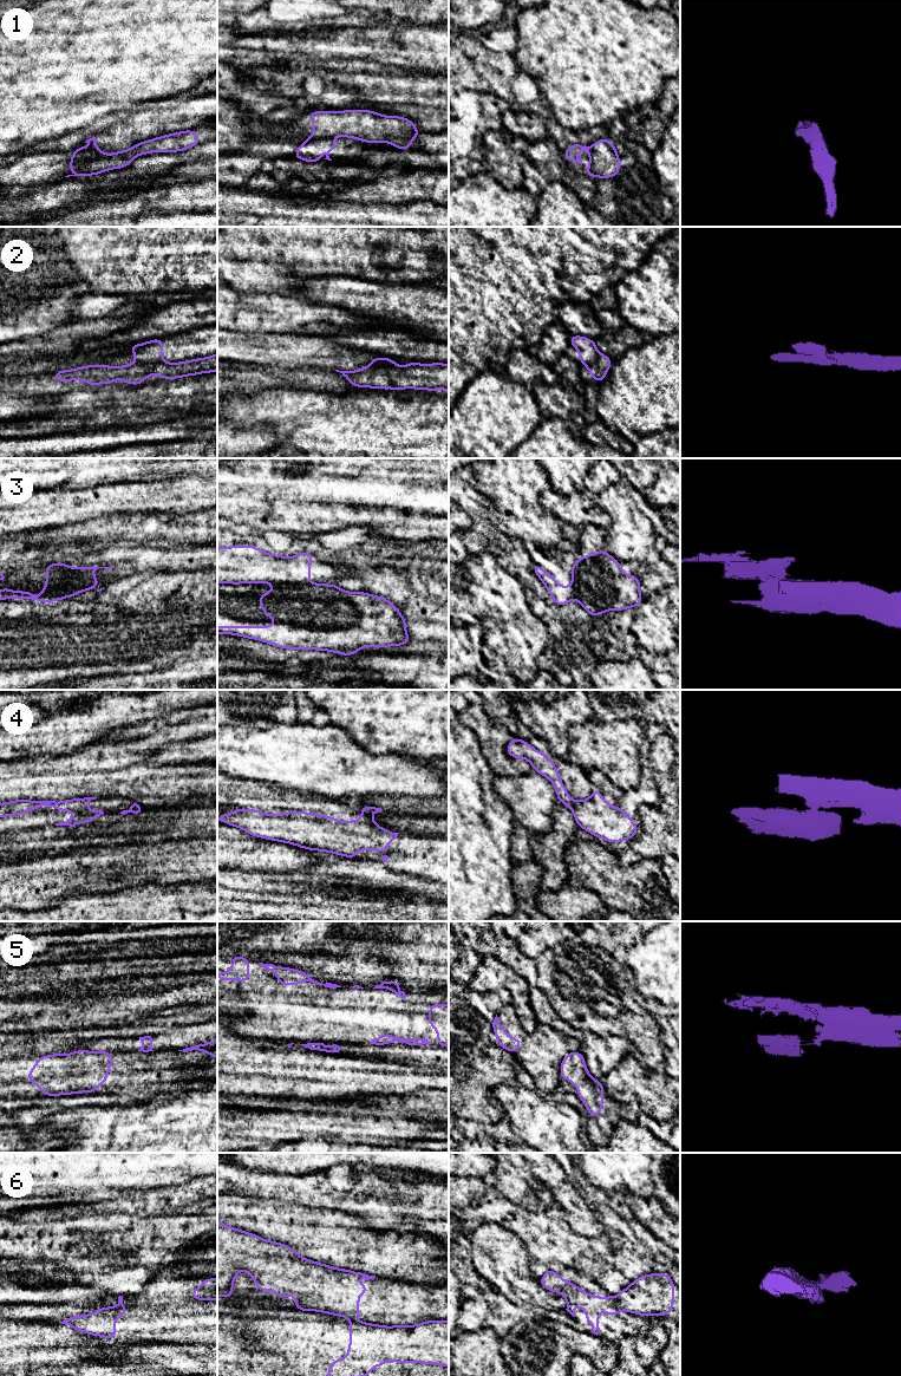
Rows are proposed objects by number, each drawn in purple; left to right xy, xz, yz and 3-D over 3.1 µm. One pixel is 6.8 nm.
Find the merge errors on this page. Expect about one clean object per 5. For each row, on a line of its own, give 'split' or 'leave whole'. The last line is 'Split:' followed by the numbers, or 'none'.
1: split
2: split
3: split
4: split
5: split
6: split
Split: 1, 2, 3, 4, 5, 6

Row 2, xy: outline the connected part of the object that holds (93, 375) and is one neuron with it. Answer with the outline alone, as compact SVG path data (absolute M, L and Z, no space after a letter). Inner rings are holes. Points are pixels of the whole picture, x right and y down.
M217 353L207 358L196 358L179 363L143 364L138 359L124 366L87 365L53 373L56 382L85 380L87 385L112 384L122 379L125 384L141 385L145 377L152 374L162 379L184 378L217 371Z

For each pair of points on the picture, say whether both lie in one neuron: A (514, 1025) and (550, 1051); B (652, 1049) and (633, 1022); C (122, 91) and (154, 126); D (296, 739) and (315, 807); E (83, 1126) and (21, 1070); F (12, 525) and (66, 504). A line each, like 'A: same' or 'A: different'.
A: same
B: same
C: different
D: different
E: different
F: same

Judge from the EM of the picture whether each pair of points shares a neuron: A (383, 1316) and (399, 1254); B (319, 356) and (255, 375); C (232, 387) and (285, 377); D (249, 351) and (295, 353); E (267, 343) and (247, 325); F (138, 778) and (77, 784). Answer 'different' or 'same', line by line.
A: different
B: different
C: same
D: same
E: different
F: same

